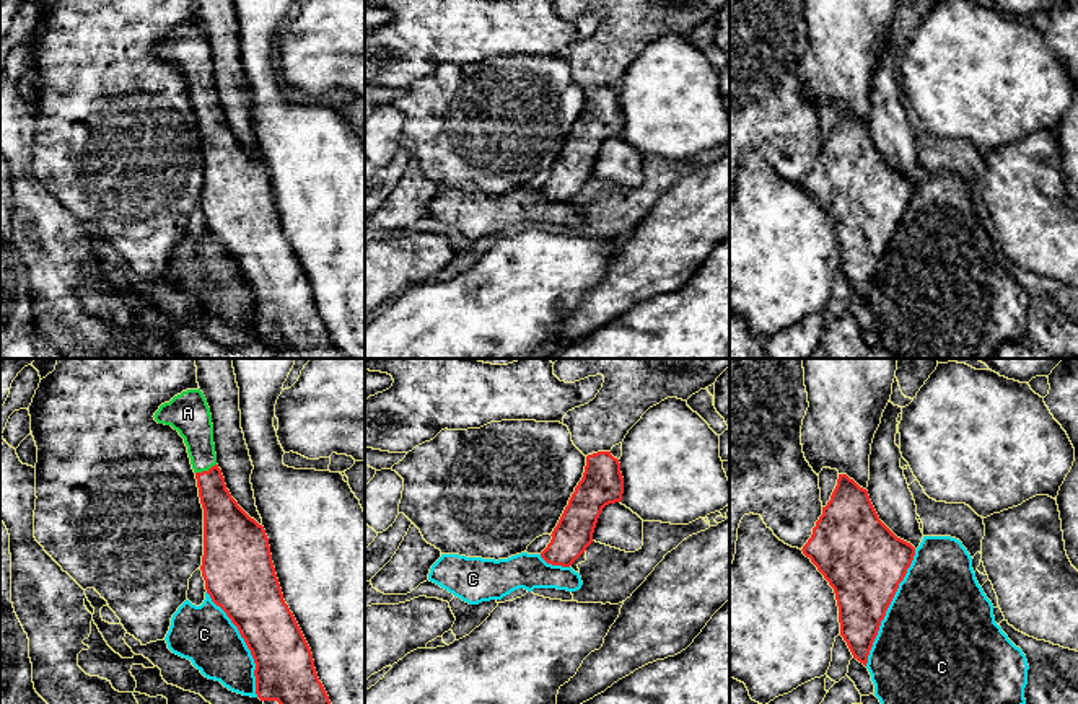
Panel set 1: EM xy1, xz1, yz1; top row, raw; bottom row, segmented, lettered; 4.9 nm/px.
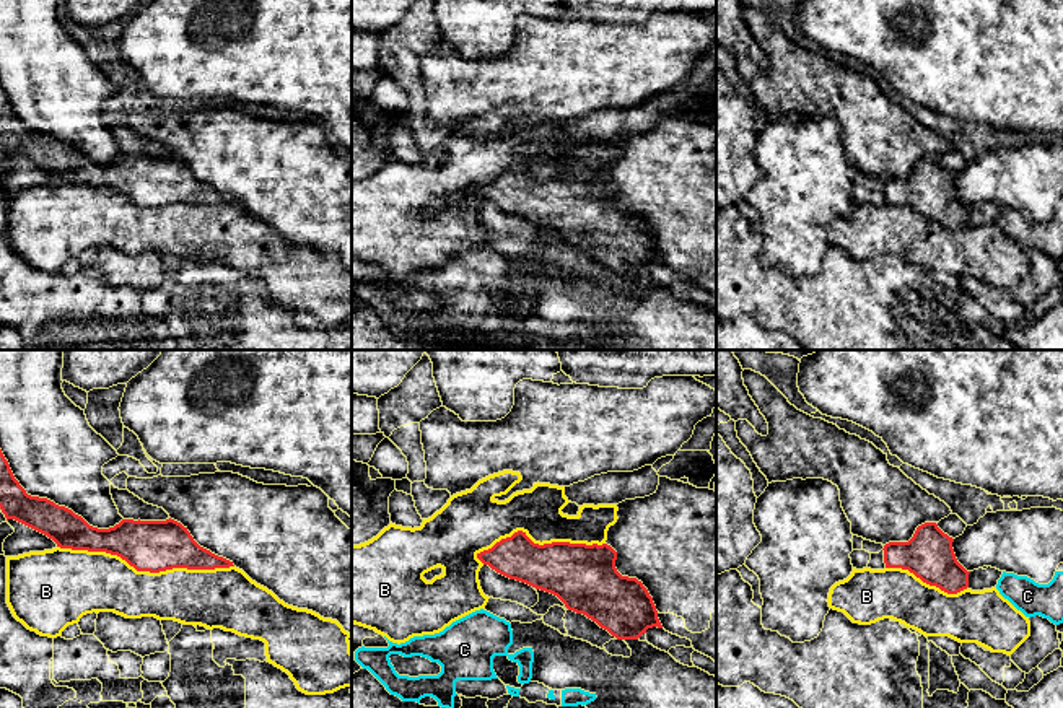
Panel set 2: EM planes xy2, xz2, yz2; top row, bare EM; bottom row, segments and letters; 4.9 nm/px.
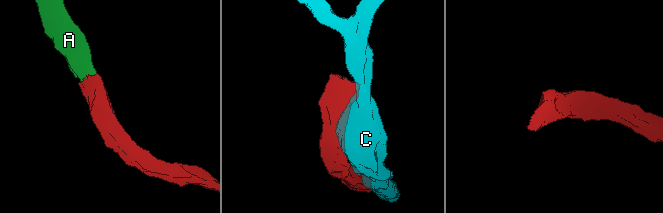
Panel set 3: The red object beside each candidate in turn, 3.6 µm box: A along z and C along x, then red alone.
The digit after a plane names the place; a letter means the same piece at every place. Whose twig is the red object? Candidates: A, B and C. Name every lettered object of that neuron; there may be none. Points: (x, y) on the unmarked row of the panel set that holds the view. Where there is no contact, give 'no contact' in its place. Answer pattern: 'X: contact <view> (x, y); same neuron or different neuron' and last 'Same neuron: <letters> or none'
A: contact xy1 (205, 106); same neuron
B: contact xy2 (145, 205); different neuron
C: contact yz1 (888, 242); different neuron
Same neuron: A

